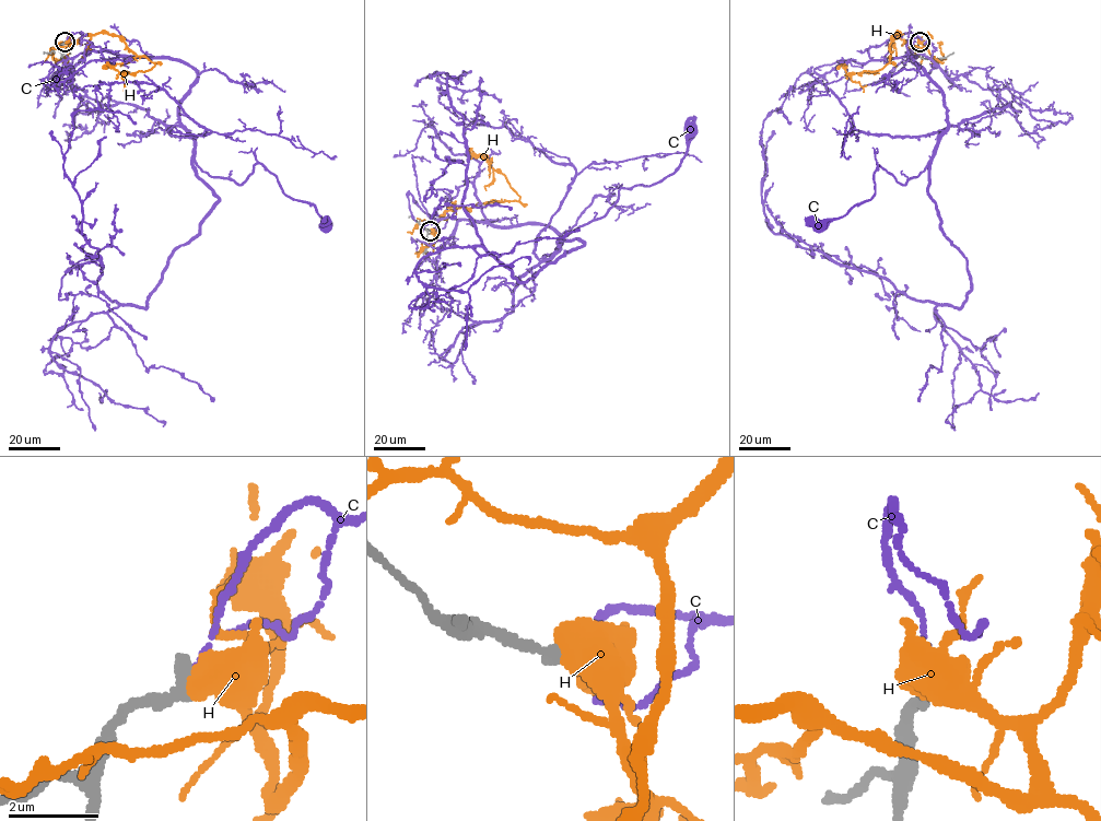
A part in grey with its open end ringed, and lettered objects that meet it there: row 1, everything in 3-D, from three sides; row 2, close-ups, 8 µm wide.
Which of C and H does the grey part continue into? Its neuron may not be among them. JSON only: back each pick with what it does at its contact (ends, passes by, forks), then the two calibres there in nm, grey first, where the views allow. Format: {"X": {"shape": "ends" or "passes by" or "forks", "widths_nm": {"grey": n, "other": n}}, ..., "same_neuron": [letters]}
{"same_neuron": []}

